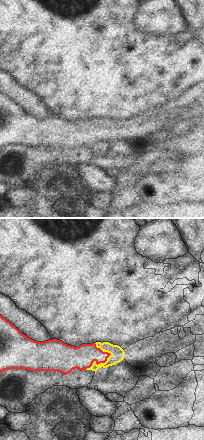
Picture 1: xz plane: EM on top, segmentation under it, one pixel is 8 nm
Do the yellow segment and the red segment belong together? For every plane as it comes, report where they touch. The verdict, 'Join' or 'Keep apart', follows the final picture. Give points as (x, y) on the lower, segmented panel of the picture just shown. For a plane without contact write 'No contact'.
Touches yellow at (98, 364).

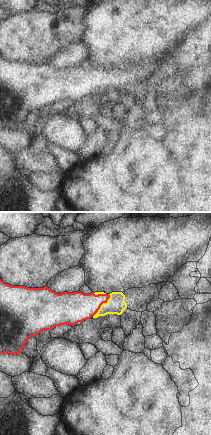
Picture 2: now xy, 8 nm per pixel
Touches yellow at (101, 305).

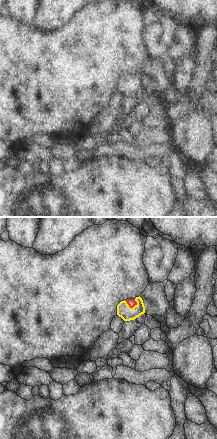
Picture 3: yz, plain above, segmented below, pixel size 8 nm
Touches yellow at (129, 307).

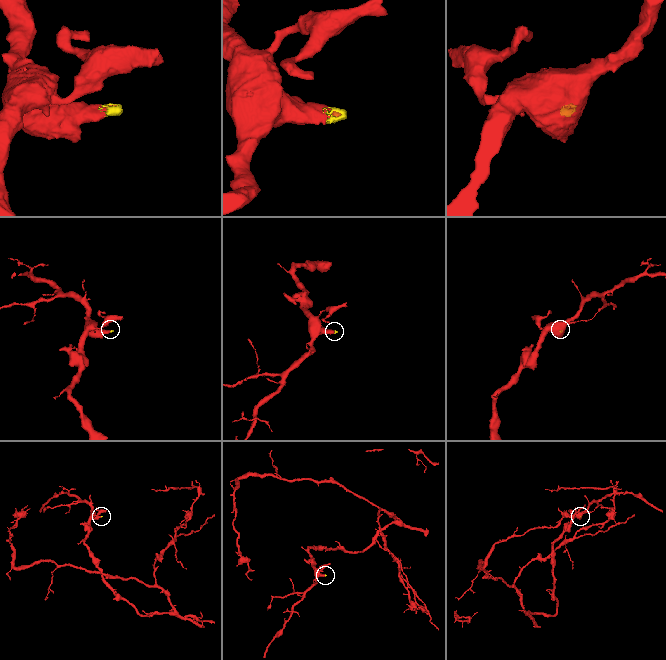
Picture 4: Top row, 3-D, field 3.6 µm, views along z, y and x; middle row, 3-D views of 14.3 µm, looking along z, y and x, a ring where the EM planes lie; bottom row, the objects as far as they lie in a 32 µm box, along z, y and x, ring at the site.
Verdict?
Join.

